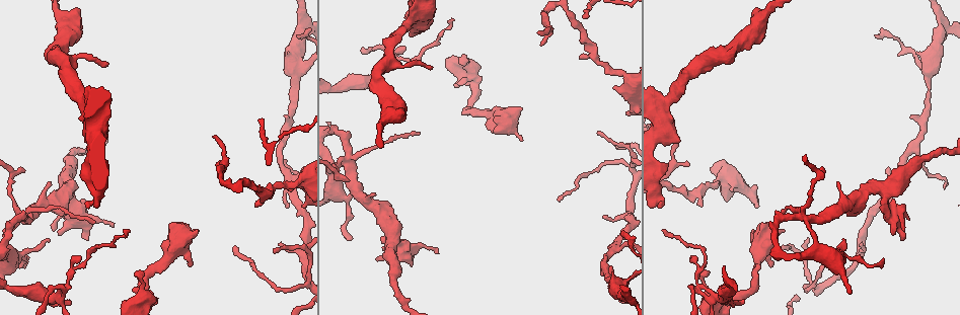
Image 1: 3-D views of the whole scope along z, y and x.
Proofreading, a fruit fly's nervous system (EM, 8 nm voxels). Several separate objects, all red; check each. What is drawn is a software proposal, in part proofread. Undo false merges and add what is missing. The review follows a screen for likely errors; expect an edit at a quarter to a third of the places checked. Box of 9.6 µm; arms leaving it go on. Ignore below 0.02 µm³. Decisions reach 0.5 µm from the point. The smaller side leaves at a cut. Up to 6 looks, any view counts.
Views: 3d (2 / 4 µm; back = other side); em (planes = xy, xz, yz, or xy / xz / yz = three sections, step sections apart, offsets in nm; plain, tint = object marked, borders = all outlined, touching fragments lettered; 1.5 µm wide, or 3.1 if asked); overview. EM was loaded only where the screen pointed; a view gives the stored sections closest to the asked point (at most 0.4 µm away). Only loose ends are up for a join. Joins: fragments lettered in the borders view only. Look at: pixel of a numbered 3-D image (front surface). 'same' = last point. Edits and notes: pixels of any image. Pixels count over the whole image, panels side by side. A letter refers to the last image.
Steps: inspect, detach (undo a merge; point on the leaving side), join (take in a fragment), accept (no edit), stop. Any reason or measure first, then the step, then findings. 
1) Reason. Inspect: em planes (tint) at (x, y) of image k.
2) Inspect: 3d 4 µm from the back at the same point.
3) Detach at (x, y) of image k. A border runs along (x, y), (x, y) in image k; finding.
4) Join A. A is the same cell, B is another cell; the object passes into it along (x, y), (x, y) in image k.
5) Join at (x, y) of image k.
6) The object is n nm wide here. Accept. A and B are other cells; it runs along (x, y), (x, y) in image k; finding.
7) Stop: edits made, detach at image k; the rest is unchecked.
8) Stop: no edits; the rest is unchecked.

Inspect: em planes (tint) at (56, 297) of image 1.

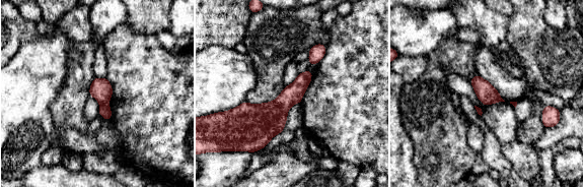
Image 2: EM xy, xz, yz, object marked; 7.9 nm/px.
See the neighbours. Inspect: em planes (borders) at the same point.

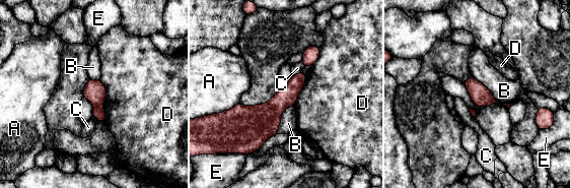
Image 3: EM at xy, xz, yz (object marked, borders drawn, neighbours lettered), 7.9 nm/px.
The object is 160 nm wide here. Detach at (94, 90) of image 3. A, B, C, D and E are other cells; a border runs along (101, 105), (94, 107) in image 3; a second neuron is stuck on.

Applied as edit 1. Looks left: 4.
End of a long branch. Inspect: 3d 4 µm at (558, 200) of image 1.

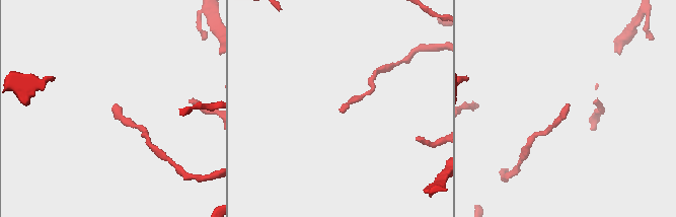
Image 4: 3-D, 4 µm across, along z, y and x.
Now the EM. Inspect: em xy step 8 (borders) at (567, 103) of image 4.

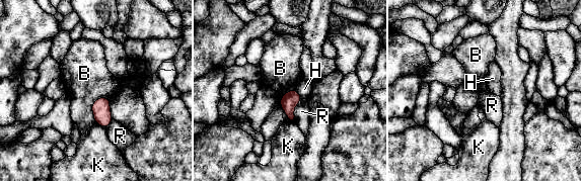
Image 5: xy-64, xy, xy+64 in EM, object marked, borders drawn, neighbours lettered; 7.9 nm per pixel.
Accept. B, H, K and R are other cells; a border runs along (107, 97), (92, 105), (95, 123) in image 5; none of them fits.

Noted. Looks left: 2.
Free end. Inspect: em planes (borders) at (303, 206) of image 1.

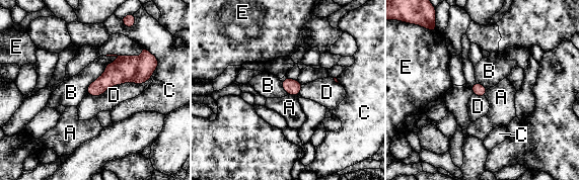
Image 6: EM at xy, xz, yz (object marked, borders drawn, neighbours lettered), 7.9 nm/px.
Accept. A, B, C, D and E are other cells; a border runs along (117, 56), (86, 93) in image 6; no lettered fragment goes on from it.

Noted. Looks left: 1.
Stop: edits made, detach at image 3; the rest is unchecked.

